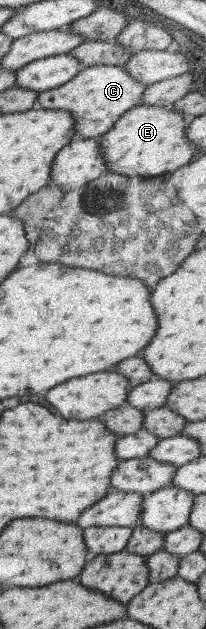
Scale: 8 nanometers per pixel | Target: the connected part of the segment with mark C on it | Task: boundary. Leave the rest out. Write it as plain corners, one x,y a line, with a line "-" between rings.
94,65
83,67
70,81
52,89
44,89
36,96
35,107
49,110
68,110
73,127
73,138
98,138
131,107
140,102
144,88
133,80
122,67

